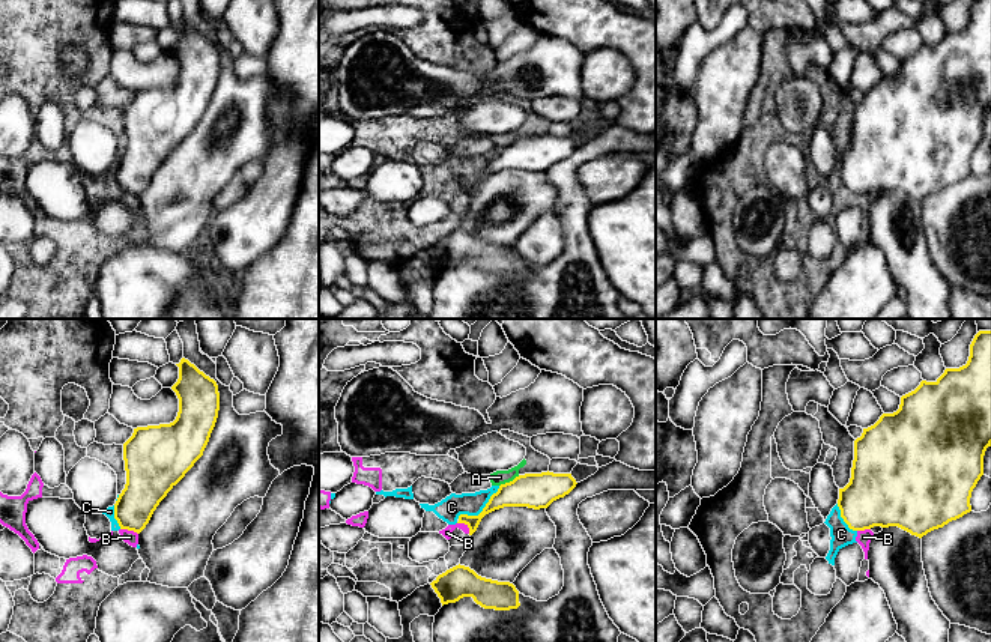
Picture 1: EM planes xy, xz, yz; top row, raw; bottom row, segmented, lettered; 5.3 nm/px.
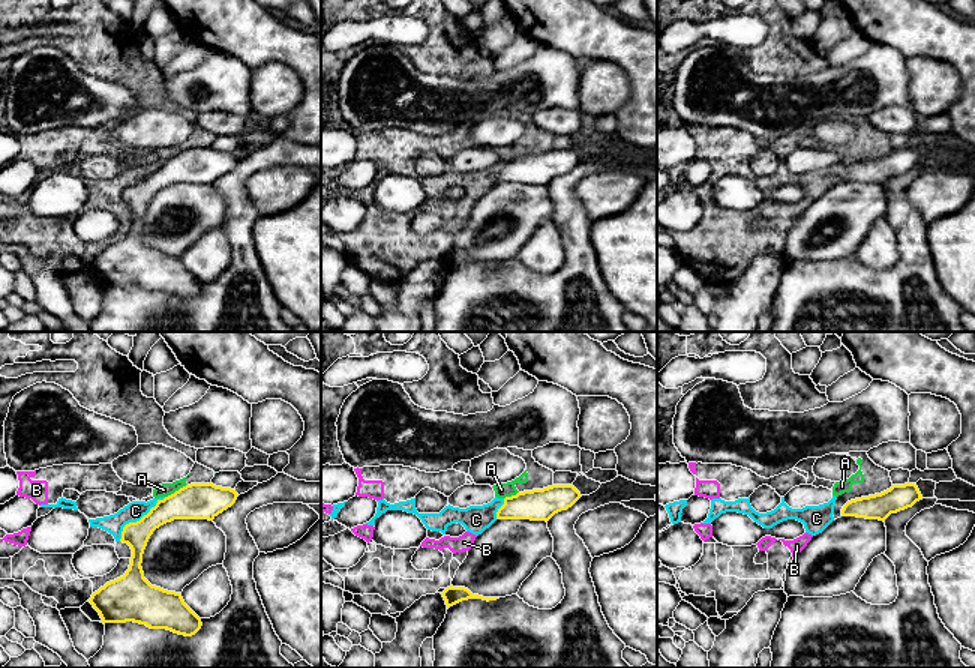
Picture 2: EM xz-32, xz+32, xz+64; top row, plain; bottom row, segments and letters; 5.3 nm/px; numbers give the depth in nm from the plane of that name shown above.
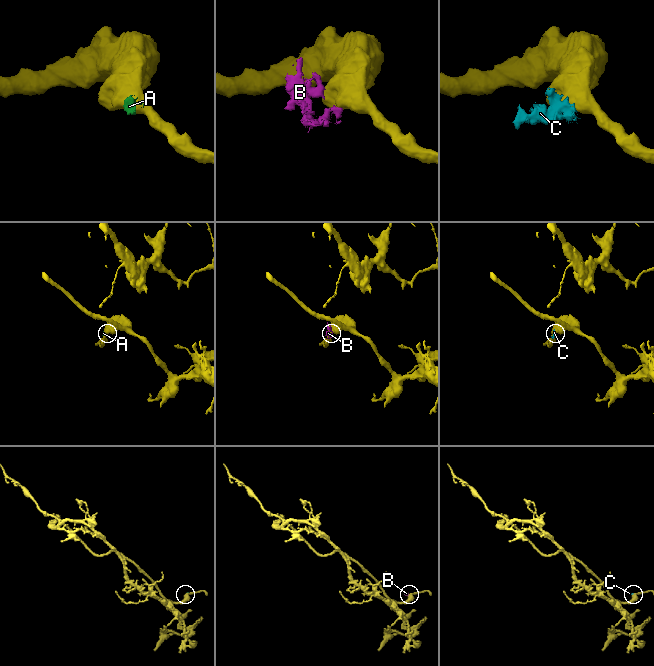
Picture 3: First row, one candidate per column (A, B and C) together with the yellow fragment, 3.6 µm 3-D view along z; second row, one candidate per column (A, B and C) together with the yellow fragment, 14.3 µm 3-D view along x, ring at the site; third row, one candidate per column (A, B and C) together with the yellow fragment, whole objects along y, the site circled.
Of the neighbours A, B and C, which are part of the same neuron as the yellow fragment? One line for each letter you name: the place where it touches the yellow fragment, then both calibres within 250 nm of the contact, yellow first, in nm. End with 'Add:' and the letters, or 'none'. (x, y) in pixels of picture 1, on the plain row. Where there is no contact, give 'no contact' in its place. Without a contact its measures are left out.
Add: none

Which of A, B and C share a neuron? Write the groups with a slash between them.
A B C

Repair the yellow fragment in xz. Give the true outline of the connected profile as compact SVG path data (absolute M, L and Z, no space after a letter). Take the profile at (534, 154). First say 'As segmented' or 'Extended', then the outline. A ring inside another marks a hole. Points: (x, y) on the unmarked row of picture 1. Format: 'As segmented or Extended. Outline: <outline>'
As segmented. Outline: M525 137L513 144L501 147L478 179L460 177L457 186L465 186L472 198L481 182L504 170L547 171L553 164L564 161L576 150L571 137Z

